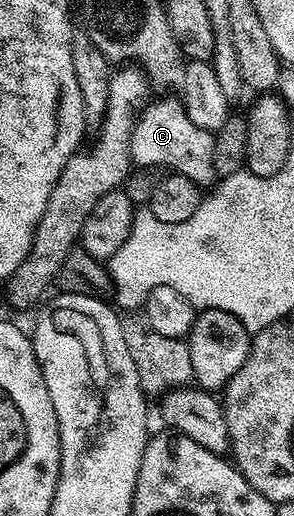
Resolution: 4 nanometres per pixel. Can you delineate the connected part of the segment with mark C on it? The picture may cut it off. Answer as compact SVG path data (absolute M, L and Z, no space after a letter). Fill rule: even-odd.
M178 97L159 98L156 102L151 100L138 111L135 119L135 127L131 133L131 161L135 166L158 166L184 174L199 187L207 188L217 178L213 168L214 139L212 131L197 128L197 124L189 120Z

